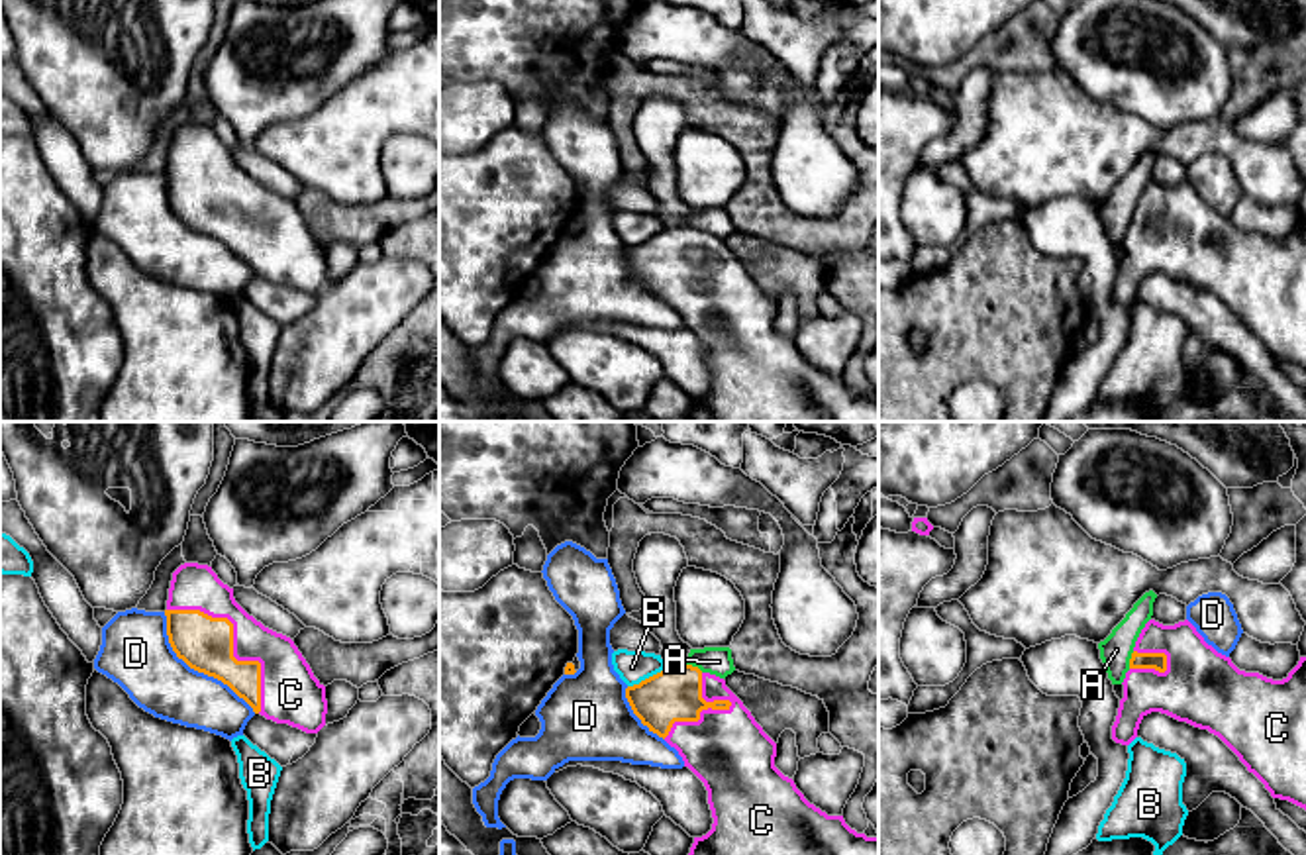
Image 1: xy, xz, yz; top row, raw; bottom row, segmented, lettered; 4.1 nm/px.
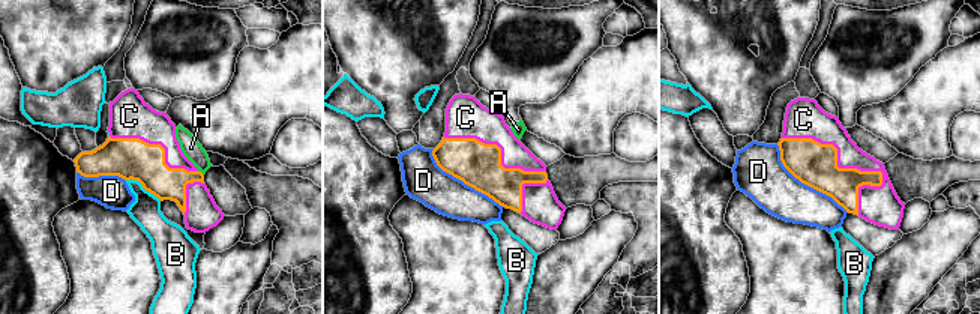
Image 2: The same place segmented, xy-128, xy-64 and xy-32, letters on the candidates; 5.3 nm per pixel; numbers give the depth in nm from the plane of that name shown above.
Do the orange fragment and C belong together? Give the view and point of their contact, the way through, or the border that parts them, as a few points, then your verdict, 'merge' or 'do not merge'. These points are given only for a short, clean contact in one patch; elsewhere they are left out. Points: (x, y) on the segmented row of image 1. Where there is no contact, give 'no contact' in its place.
xy (232, 646) | merge

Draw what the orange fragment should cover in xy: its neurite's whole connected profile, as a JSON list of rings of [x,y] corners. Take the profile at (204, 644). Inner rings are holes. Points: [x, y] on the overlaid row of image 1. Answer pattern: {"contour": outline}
{"contour": [[[184,563],[173,573],[165,616],[176,657],[227,684],[255,714],[306,733],[326,726],[326,686],[294,641],[249,616],[212,567]]]}

